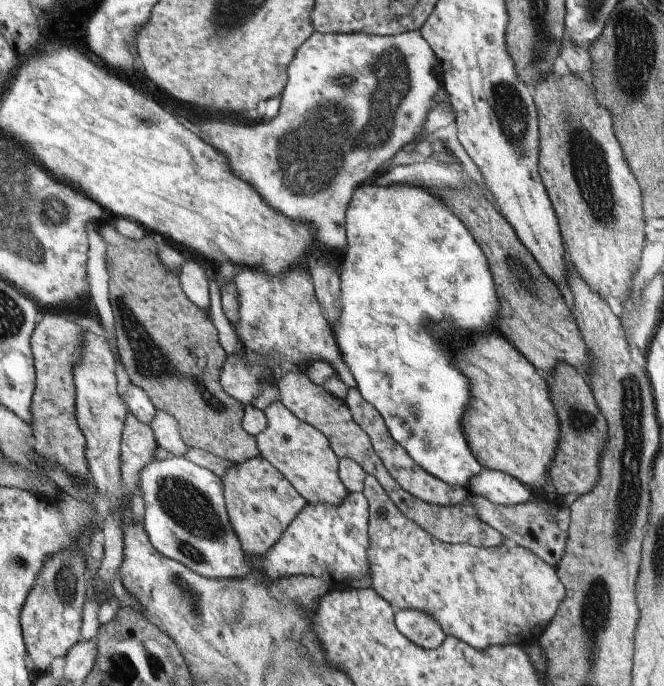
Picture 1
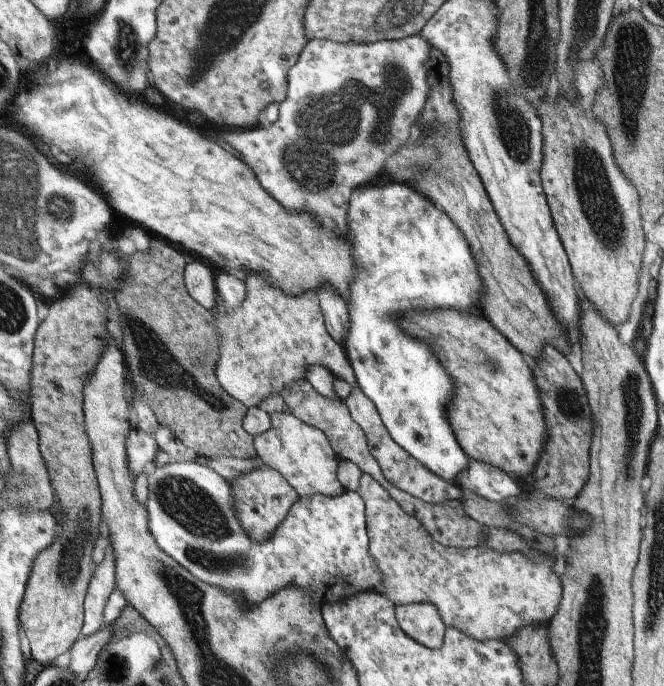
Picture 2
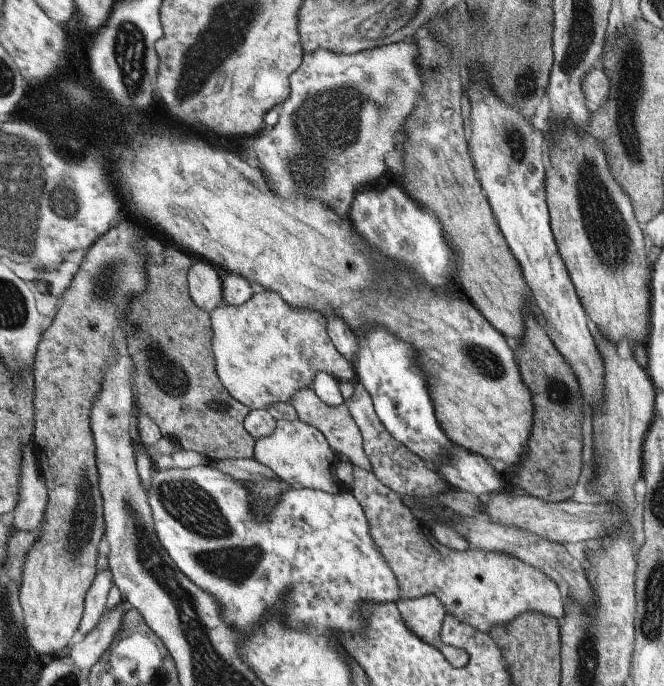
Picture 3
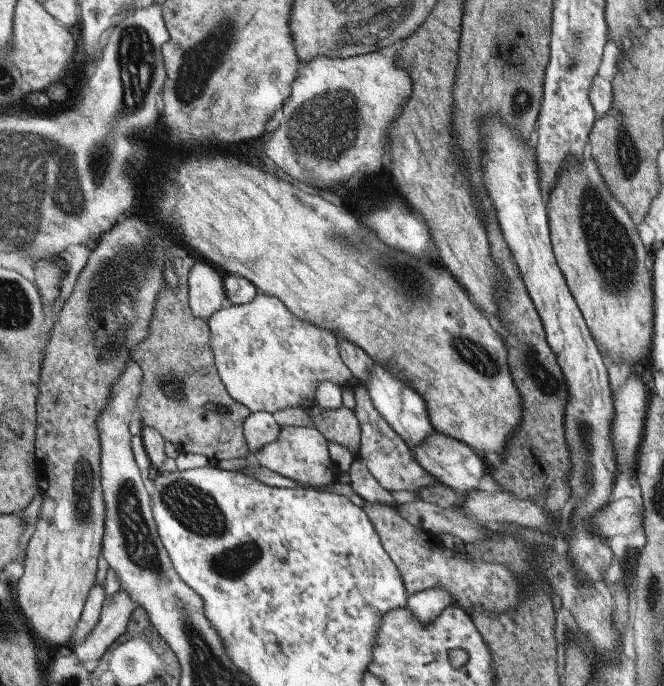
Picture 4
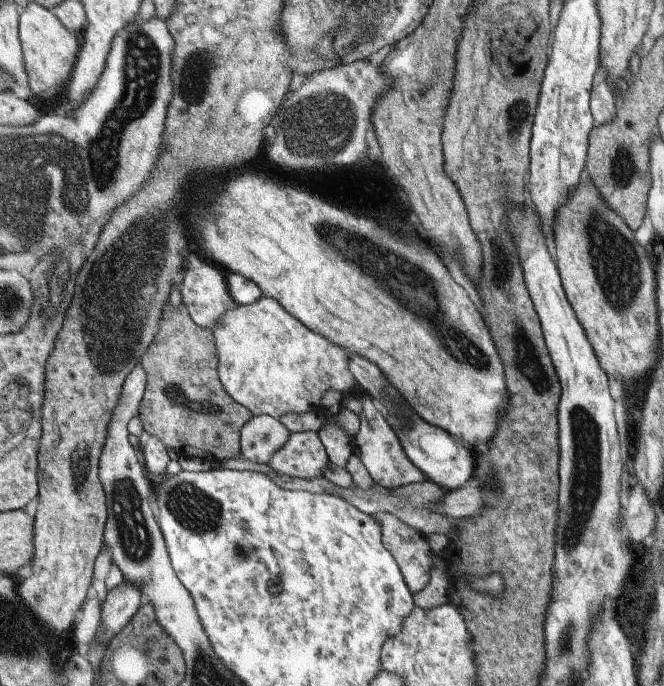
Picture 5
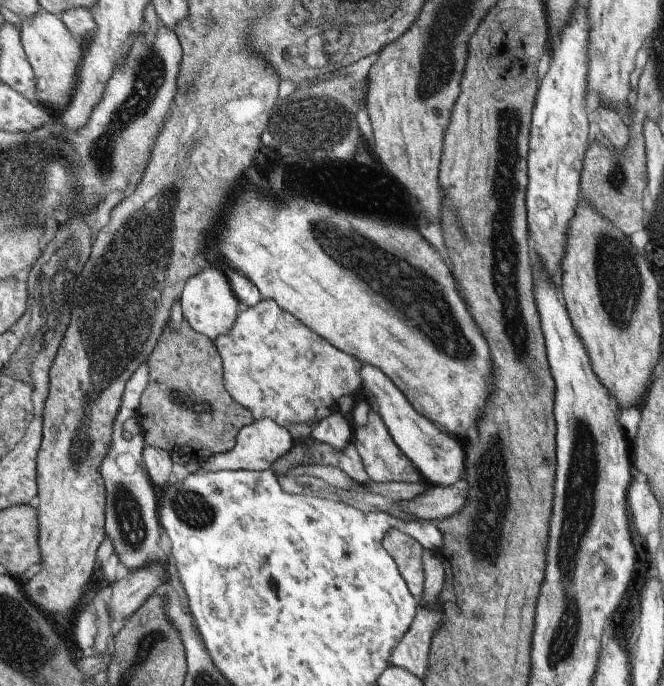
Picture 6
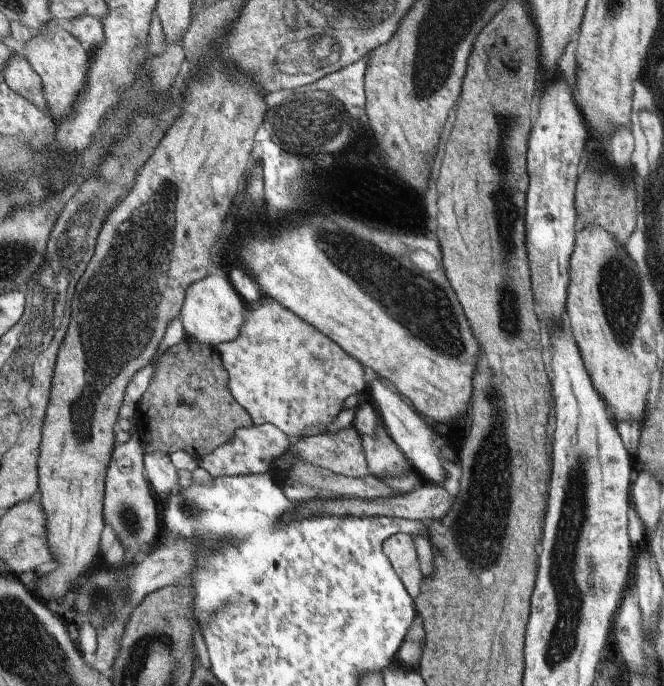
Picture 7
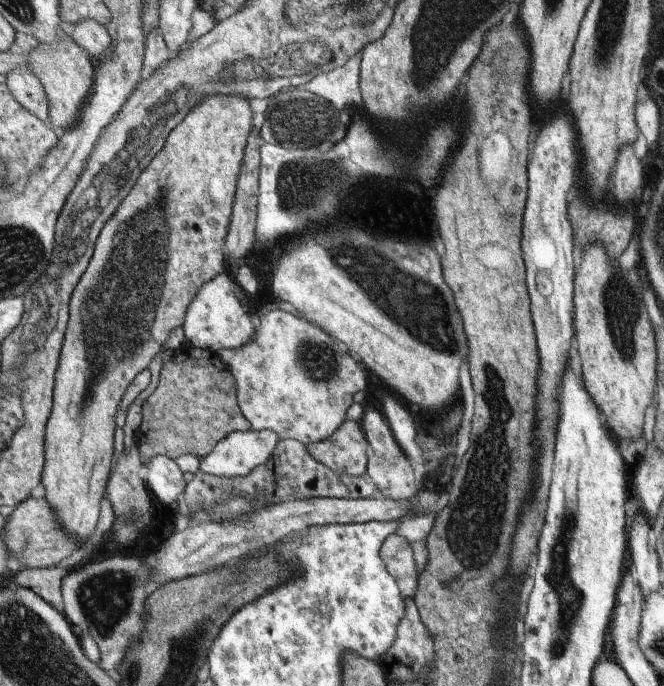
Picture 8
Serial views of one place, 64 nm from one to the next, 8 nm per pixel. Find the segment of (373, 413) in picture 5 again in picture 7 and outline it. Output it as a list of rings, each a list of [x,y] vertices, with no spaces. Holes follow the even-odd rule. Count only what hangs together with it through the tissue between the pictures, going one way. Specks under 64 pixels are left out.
[[[382,424],[375,428],[373,436],[361,435],[361,448],[365,454],[368,474],[373,478],[403,476],[411,471],[408,460],[388,437]]]

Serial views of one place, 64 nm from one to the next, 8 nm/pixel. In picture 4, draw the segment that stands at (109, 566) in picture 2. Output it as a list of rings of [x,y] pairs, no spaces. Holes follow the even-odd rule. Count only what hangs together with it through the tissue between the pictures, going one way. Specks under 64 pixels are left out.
[[[104,584],[91,585],[82,606],[81,614],[76,622],[75,630],[70,636],[70,645],[81,644],[87,638],[87,634],[95,628],[106,596],[103,588]]]

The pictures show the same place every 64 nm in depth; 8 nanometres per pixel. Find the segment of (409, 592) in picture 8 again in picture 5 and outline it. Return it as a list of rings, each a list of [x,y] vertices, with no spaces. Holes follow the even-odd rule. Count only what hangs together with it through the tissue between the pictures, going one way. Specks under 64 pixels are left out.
[[[372,514],[381,526],[380,541],[383,548],[395,559],[401,576],[411,594],[418,593],[429,580],[434,554],[427,538],[411,526],[403,524],[392,514]]]

